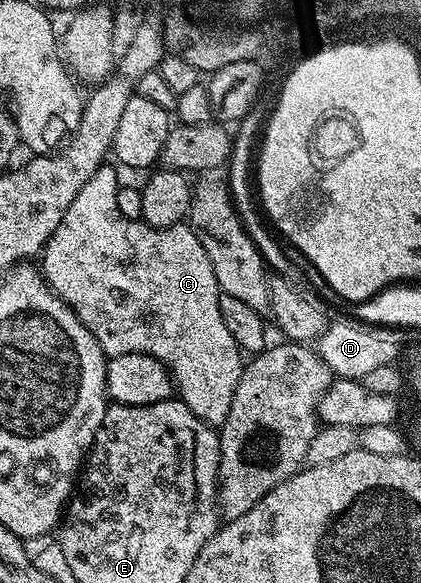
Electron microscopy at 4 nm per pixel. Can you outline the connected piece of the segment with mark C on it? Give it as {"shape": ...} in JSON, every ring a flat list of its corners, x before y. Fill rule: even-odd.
{"shape":[[104,165,100,169,96,169,96,173,92,173,92,177,88,177,88,182,80,189,80,193,76,193,72,205,68,205,68,213,64,213,60,225,56,225,56,233,52,233,52,237,40,252,42,276,46,278,48,286,77,313,82,324,92,333,92,337,96,337,100,349,107,357,127,355,128,353,144,353,156,357,170,372,177,394,182,402,188,405,188,409,192,409,192,413,196,413,196,417,200,417,210,427,221,428,223,421,228,417,228,409,232,409,232,393,236,393,236,385,242,376,244,352,239,347,236,337,228,329,228,325,224,321,224,313,220,311,220,301,223,294,218,289,212,261,208,261,208,253,204,253,202,236,194,230,193,226,187,225,185,222,177,223,171,227,150,227,141,219,124,217,117,205,117,195,120,188,119,168,110,166]]}

